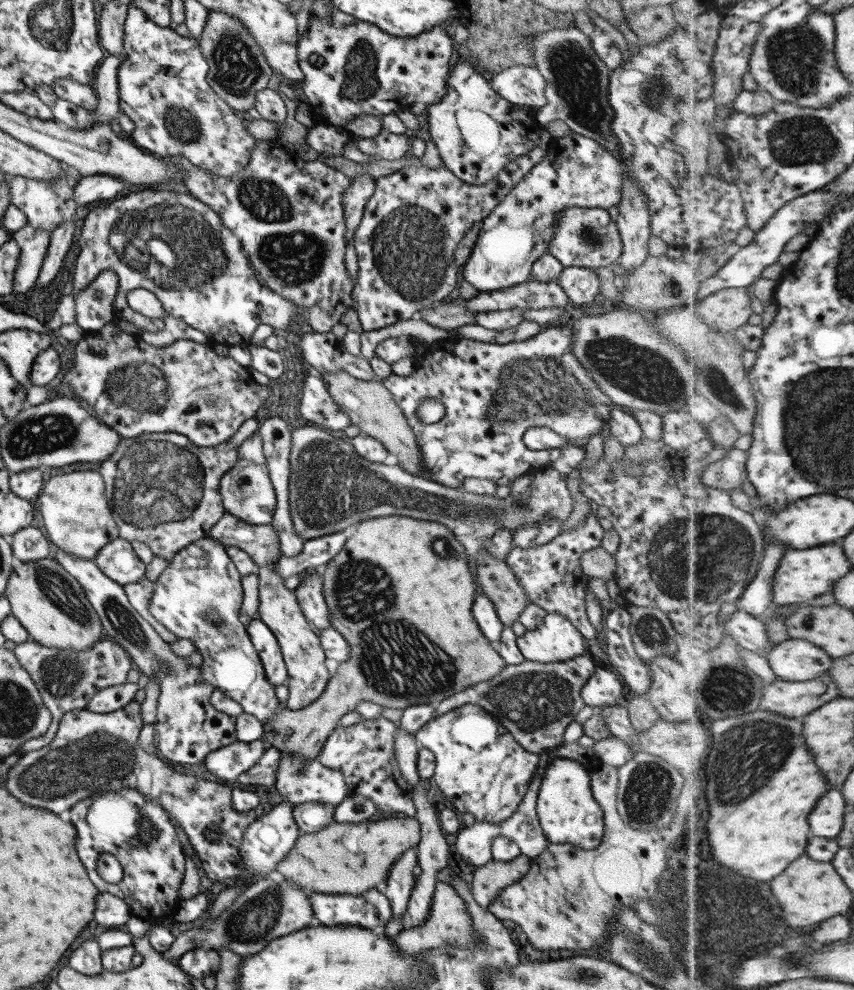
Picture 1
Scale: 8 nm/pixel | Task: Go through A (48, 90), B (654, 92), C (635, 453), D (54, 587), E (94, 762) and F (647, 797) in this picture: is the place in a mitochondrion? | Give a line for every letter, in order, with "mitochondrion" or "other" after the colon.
A: other
B: mitochondrion
C: other
D: mitochondrion
E: mitochondrion
F: mitochondrion

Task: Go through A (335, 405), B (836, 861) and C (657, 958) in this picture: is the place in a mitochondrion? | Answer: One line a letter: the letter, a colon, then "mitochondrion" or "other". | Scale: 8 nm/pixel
A: other
B: other
C: mitochondrion

